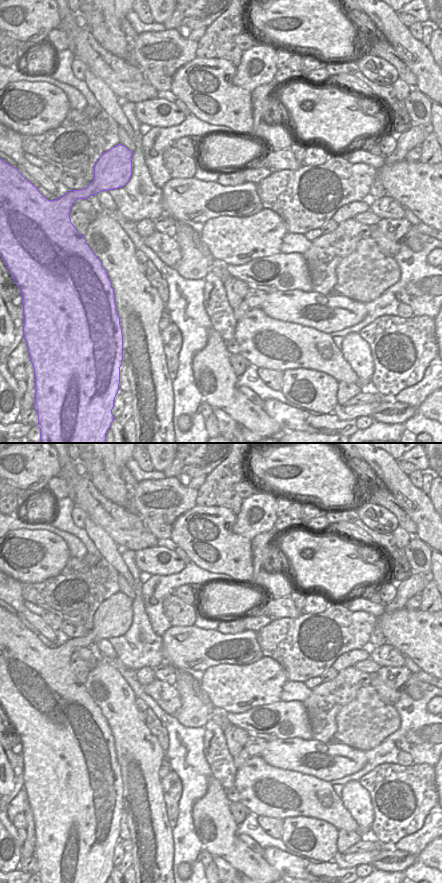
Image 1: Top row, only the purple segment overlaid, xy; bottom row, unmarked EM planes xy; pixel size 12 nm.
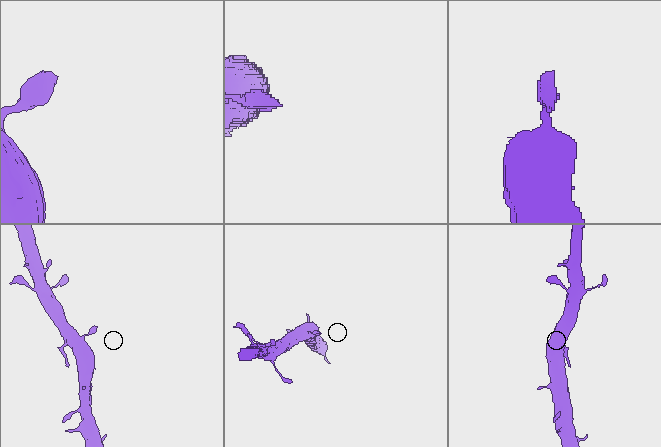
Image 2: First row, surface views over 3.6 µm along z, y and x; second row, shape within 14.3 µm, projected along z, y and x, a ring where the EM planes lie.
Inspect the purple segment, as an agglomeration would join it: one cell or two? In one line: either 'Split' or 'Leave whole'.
Leave whole

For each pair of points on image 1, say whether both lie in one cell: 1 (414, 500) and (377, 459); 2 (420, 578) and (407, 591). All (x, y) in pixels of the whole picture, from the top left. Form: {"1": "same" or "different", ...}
{"1": "same", "2": "same"}

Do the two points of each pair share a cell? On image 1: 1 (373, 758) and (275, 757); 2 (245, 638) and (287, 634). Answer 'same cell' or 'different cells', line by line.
1: different cells
2: different cells

